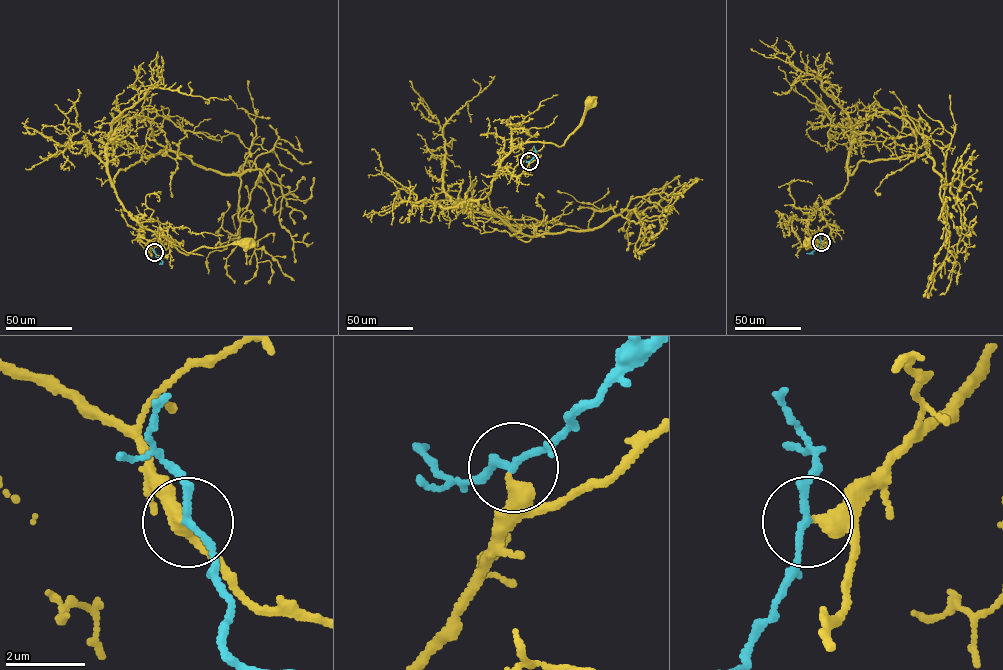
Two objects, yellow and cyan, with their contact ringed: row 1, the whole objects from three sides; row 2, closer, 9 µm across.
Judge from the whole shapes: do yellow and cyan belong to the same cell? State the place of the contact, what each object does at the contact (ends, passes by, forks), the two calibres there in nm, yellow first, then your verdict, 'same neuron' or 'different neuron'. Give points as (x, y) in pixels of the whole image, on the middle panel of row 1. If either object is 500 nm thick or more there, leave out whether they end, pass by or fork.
at (529, 161); yellow passes by; cyan passes by; 280 nm thick on the yellow side, 170 nm on the other; same neuron

